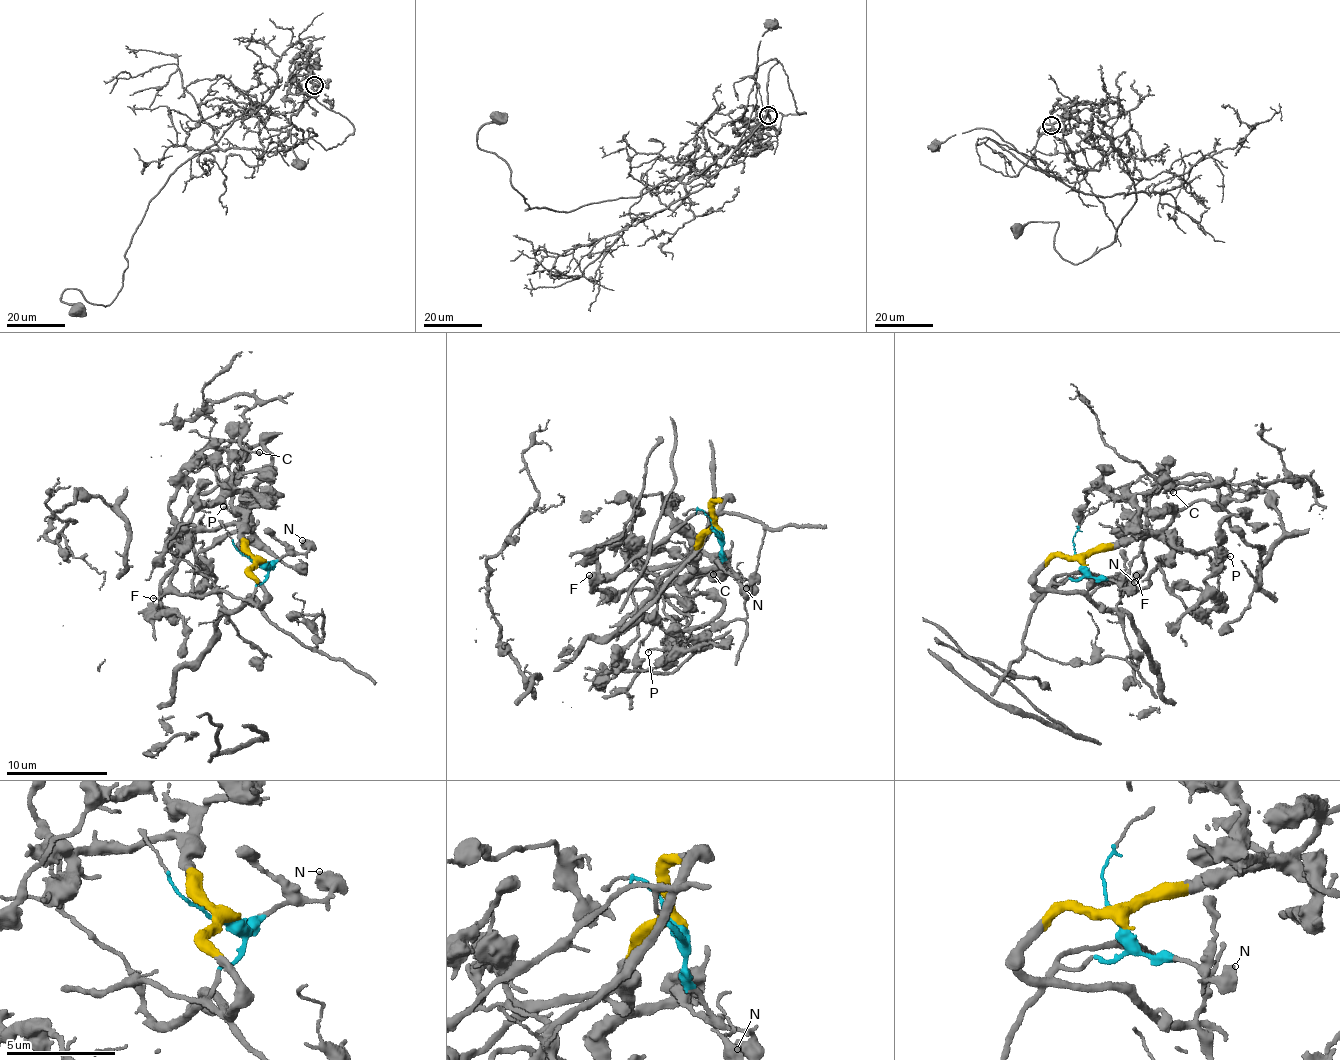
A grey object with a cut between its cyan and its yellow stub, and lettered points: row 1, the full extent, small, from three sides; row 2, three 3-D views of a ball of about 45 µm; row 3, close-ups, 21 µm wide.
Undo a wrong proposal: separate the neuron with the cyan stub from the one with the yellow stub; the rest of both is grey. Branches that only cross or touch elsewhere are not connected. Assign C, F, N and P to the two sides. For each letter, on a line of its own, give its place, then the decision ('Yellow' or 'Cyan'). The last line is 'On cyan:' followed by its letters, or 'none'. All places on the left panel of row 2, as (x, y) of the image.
C: Place: (259, 452). Yellow
F: Place: (153, 598). Cyan
N: Place: (302, 540). Cyan
P: Place: (223, 506). Yellow
On cyan: F, N

